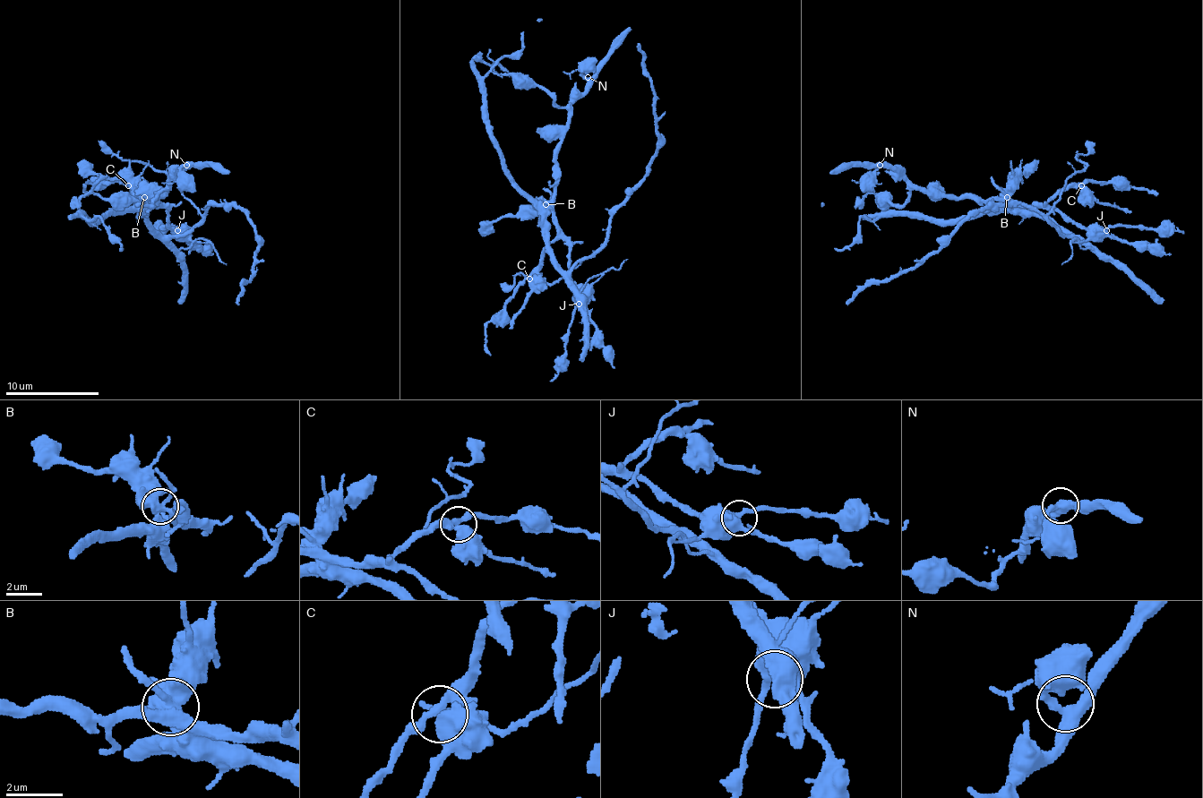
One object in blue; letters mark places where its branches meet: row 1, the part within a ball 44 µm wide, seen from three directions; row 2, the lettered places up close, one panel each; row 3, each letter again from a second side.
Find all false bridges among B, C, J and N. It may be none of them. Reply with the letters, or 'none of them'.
B

